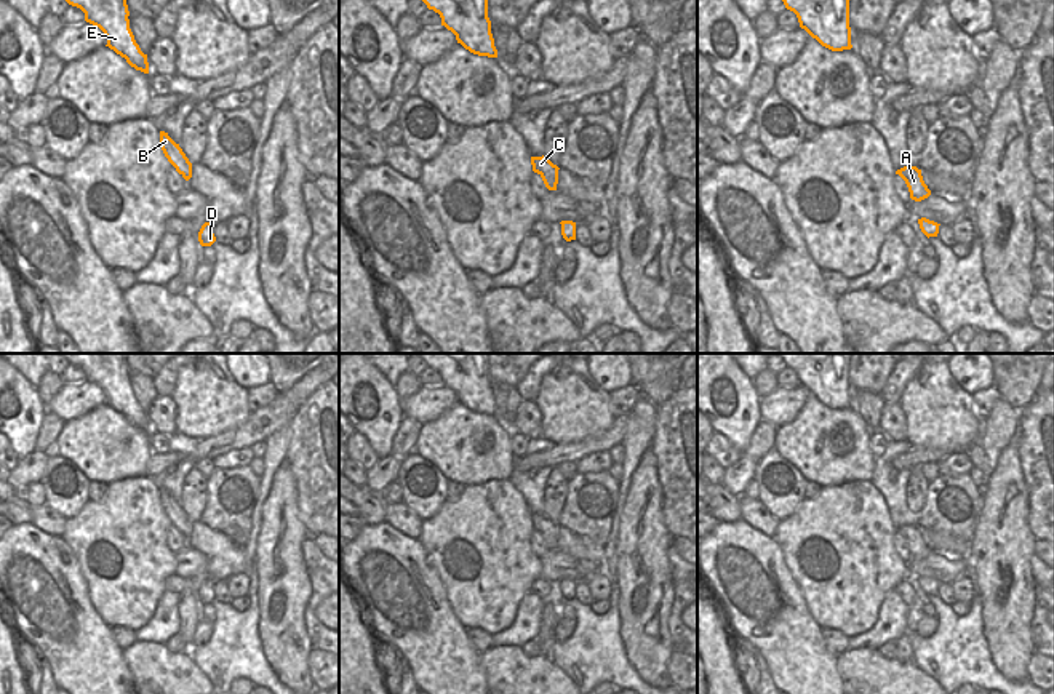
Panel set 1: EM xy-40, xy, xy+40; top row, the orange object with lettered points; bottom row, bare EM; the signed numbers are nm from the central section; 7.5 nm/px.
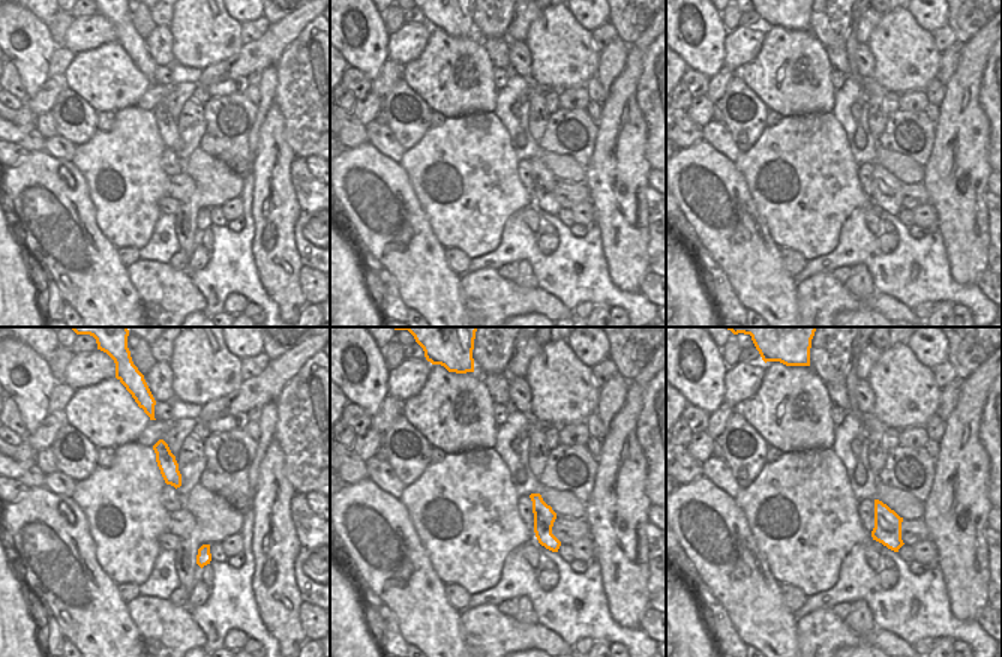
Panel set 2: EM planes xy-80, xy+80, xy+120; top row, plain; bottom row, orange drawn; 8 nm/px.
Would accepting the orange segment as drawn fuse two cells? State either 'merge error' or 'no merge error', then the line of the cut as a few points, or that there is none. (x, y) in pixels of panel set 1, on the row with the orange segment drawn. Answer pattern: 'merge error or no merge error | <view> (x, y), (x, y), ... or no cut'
no merge error | no cut

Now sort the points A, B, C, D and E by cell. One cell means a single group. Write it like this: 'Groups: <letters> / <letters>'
Groups: A B C D E.

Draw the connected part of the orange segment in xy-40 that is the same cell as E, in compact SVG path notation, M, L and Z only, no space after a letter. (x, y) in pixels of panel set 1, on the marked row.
M66 0L69 5L85 13L85 21L99 27L110 50L126 59L126 62L149 74L147 54L144 54L130 29L130 11L126 0Z

